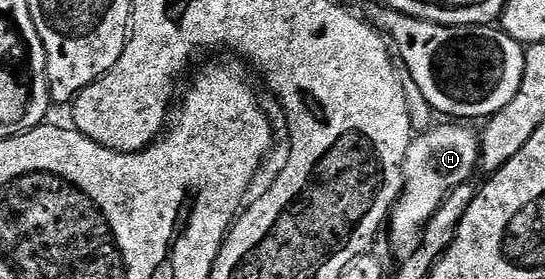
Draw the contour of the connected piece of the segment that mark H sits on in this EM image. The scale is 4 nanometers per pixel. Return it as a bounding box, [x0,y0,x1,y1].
[389,123,481,258]

